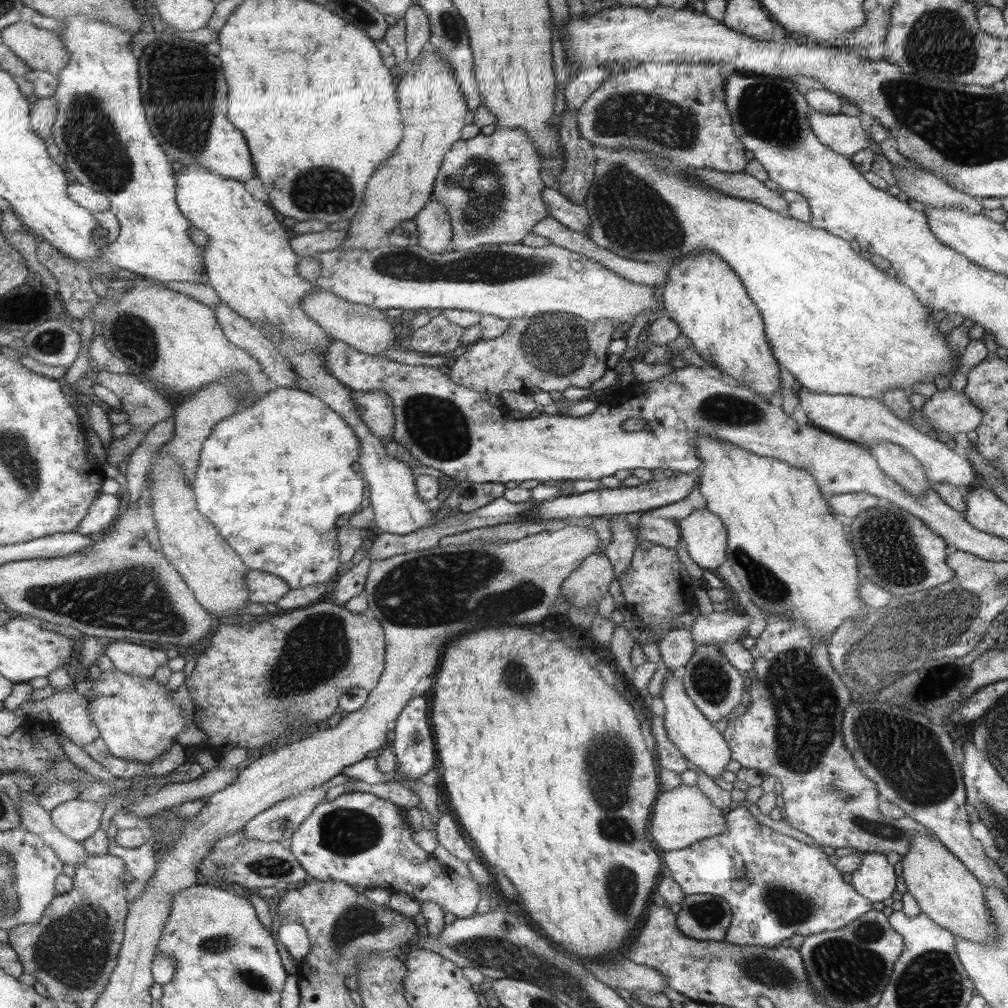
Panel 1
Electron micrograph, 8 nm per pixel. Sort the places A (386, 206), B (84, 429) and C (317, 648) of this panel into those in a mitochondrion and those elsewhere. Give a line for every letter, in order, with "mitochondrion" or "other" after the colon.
A: other
B: other
C: mitochondrion

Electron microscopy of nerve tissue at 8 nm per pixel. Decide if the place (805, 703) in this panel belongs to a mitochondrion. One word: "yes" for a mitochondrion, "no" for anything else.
yes

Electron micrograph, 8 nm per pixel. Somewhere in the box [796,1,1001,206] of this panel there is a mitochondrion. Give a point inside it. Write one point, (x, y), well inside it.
(940, 43)

